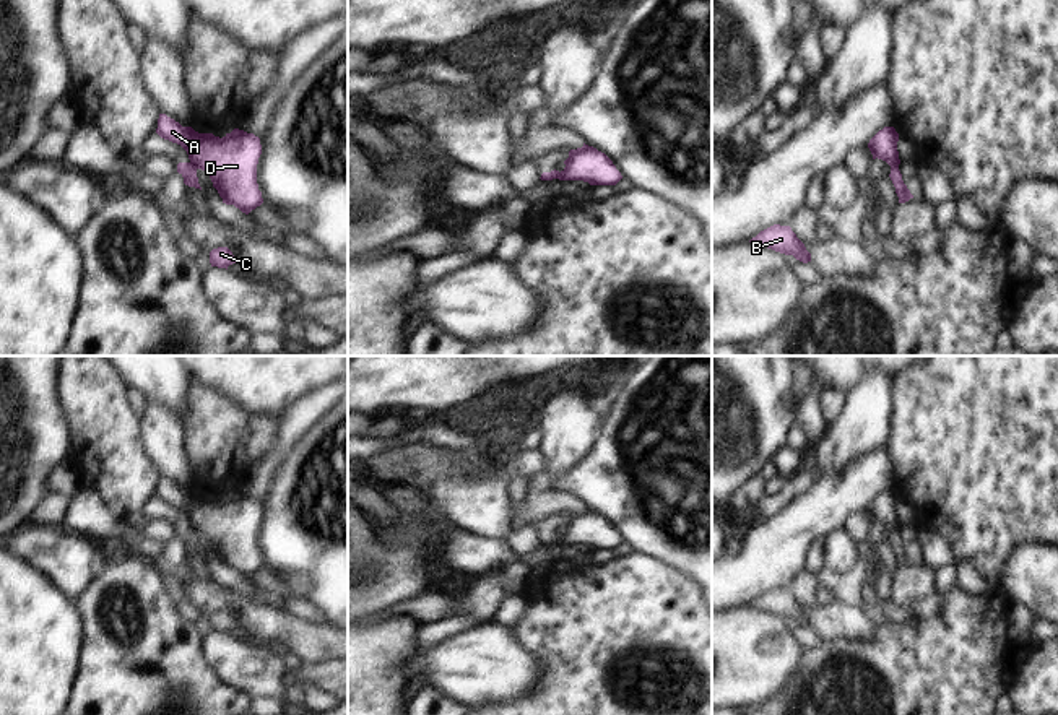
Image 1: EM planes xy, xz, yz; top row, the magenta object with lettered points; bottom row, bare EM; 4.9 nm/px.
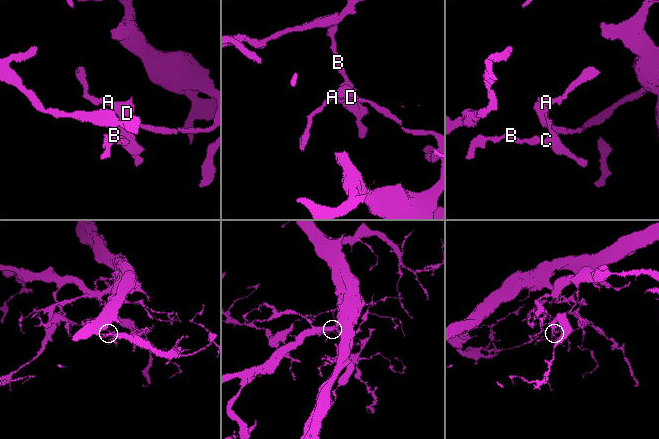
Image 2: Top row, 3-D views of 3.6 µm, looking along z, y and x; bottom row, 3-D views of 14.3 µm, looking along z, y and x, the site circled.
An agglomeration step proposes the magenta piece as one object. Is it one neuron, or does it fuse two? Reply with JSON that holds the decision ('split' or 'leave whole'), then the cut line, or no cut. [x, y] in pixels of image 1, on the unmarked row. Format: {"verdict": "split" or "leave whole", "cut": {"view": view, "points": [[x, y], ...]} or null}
{"verdict": "split", "cut": {"view": "xy", "points": [[189, 527], [199, 532]]}}

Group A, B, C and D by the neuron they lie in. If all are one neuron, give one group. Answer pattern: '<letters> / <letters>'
A D / B C

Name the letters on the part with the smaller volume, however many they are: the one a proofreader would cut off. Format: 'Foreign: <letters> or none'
Foreign: B, C

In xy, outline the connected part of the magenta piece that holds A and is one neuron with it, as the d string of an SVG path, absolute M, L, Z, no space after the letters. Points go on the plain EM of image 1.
M159 478L156 497L187 515L190 528L210 540L223 567L234 569L245 578L263 567L257 548L262 509L254 497L234 492L219 502L182 491L166 478Z

